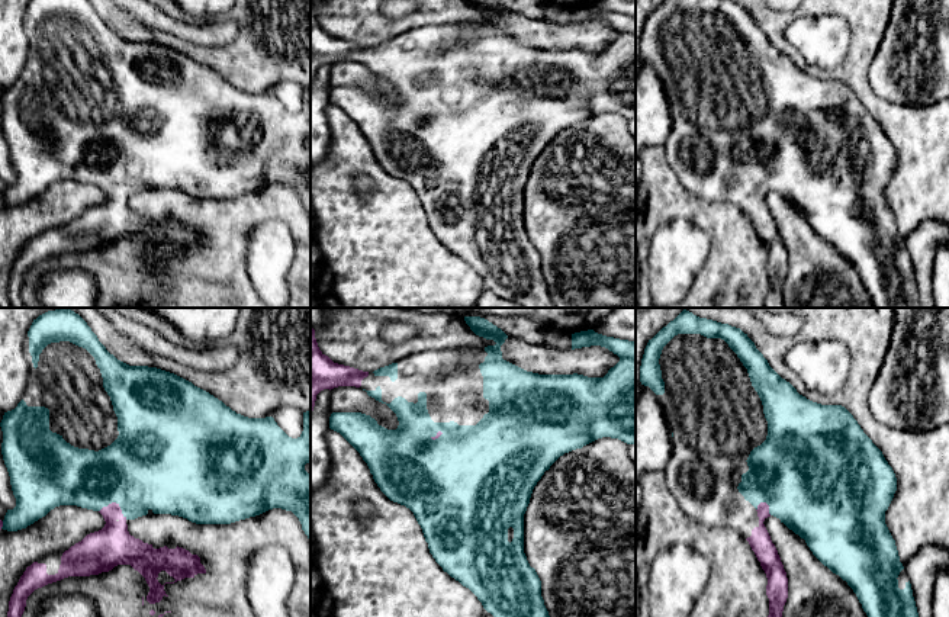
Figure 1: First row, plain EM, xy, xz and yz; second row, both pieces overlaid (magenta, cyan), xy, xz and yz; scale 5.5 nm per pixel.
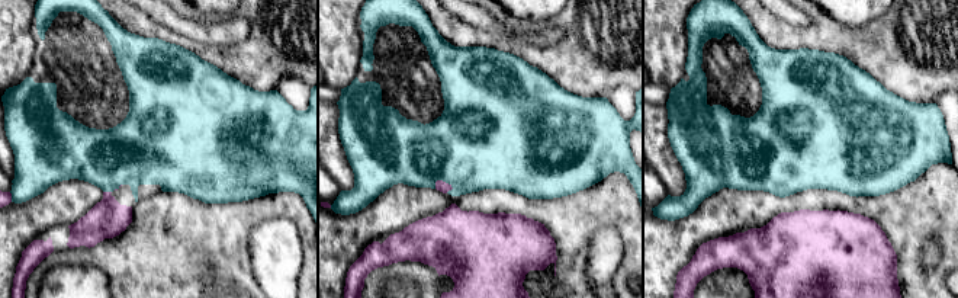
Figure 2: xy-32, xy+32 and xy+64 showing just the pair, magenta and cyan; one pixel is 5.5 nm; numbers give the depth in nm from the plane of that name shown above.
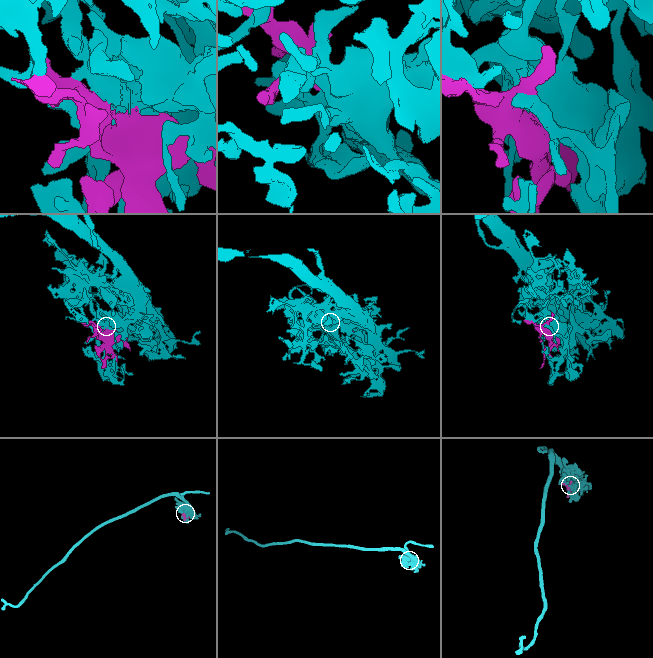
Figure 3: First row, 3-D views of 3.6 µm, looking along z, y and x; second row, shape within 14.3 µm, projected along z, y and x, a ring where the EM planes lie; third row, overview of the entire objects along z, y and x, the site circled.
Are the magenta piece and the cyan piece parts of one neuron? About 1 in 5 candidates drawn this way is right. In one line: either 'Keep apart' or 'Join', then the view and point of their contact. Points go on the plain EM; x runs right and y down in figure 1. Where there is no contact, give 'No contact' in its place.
Join. Touches magenta at xy (115, 177)

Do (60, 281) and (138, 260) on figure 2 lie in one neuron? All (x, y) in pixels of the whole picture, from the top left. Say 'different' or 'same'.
different

